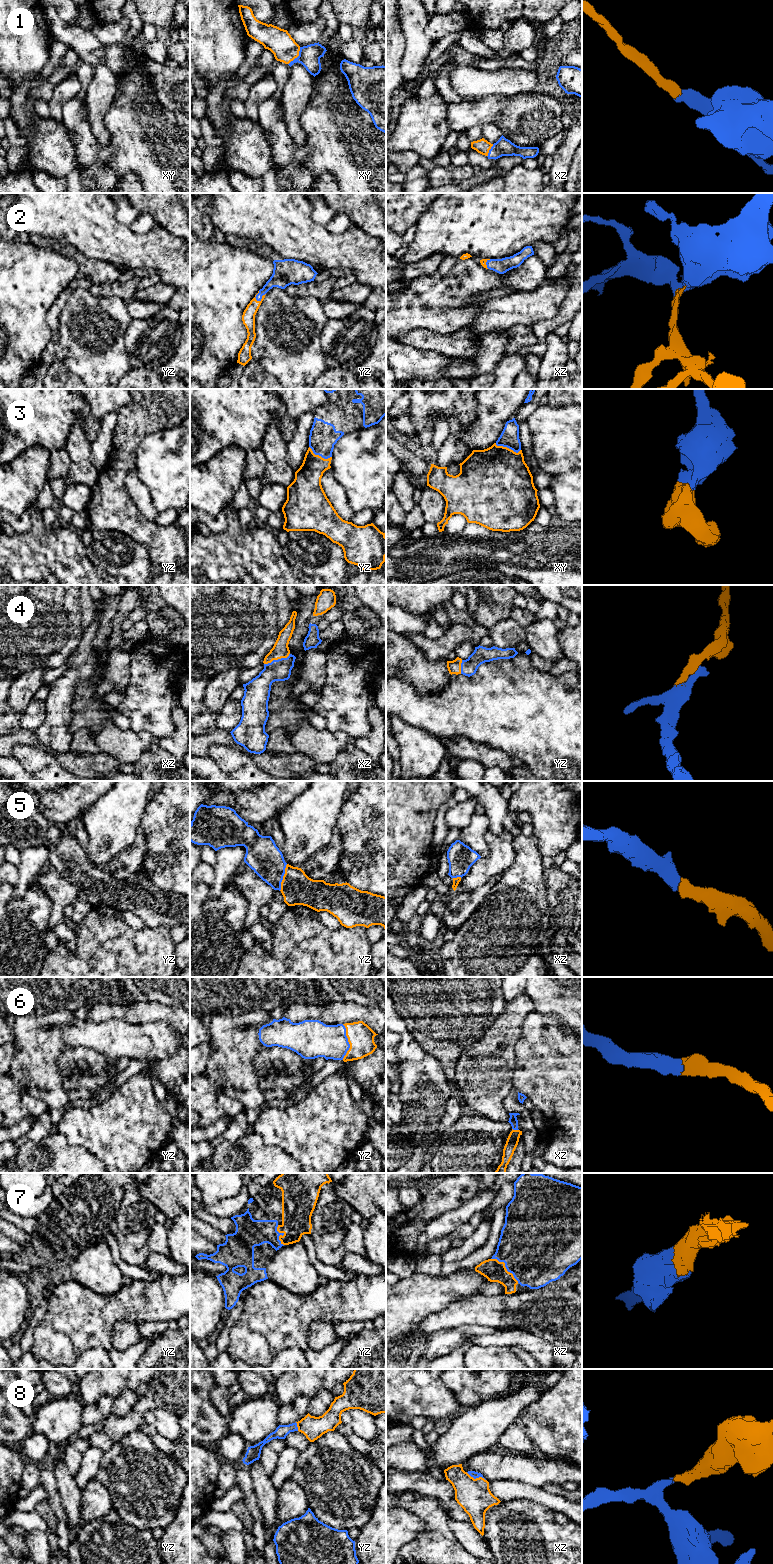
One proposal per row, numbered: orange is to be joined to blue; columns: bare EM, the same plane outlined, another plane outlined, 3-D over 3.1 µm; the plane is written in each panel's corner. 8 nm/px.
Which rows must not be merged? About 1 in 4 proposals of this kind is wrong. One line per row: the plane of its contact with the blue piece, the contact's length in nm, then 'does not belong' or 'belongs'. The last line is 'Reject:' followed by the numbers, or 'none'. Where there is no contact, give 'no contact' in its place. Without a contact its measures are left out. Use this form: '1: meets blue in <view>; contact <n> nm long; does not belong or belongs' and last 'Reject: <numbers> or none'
1: meets blue in xy; contact 170 nm long; belongs
2: meets blue in yz; contact 100 nm long; belongs
3: meets blue in xy; contact 220 nm long; belongs
4: meets blue in xz; contact 220 nm long; belongs
5: meets blue in yz; contact 220 nm long; belongs
6: meets blue in yz; contact 280 nm long; belongs
7: meets blue in xz; contact 300 nm long; belongs
8: meets blue in xz; contact 170 nm long; belongs
Reject: none

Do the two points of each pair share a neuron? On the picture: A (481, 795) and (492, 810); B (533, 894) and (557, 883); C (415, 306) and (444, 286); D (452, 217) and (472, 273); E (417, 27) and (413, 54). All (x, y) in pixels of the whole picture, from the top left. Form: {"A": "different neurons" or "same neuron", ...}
{"A": "same neuron", "B": "different neurons", "C": "same neuron", "D": "different neurons", "E": "same neuron"}

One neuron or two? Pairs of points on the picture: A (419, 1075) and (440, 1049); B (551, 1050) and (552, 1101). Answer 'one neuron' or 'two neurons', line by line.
A: two neurons
B: one neuron

